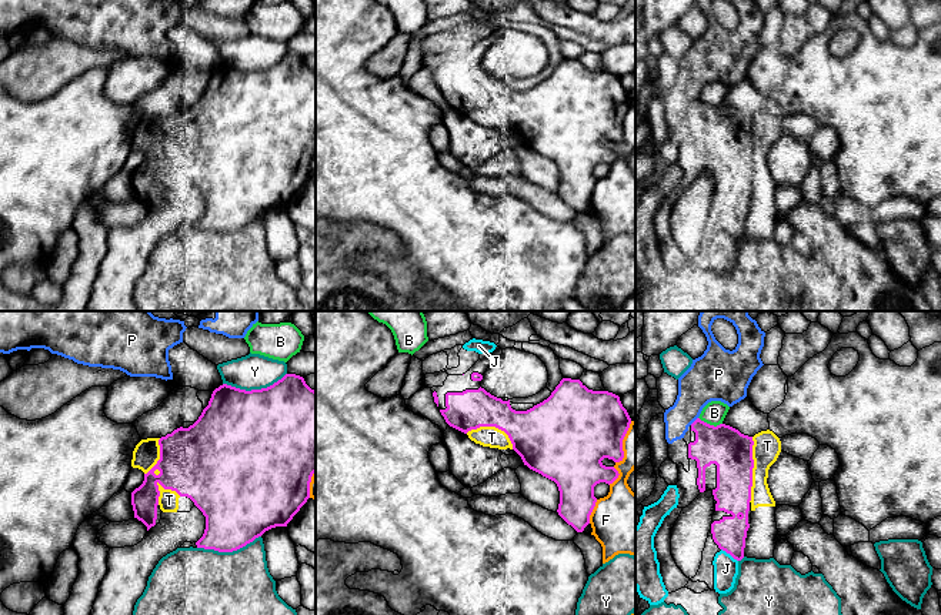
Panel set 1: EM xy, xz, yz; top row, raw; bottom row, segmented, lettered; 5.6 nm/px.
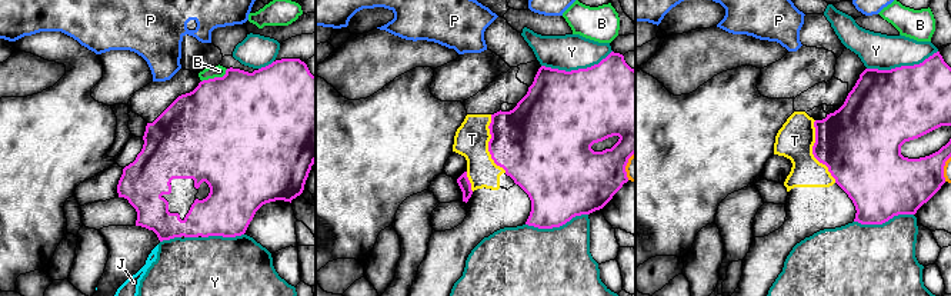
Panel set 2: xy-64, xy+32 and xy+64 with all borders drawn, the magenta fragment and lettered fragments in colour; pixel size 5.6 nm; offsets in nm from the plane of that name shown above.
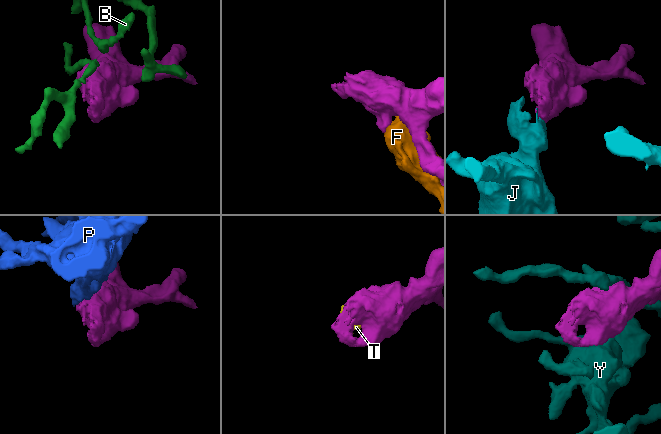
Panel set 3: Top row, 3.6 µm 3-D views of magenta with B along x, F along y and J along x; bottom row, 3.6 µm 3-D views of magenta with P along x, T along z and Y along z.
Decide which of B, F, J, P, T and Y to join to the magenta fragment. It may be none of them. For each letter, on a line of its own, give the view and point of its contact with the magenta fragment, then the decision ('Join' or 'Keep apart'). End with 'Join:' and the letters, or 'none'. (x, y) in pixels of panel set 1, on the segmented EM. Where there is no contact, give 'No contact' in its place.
B: Touches magenta at yz (708, 424). Keep apart
F: Touches magenta at xz (591, 511). Keep apart
J: Touches magenta at yz (730, 554). Join
P: Touches magenta at yz (694, 421). Keep apart
T: Touches magenta at yz (751, 470). Keep apart
Y: Touches magenta at xy (254, 390). Keep apart
Join: J

